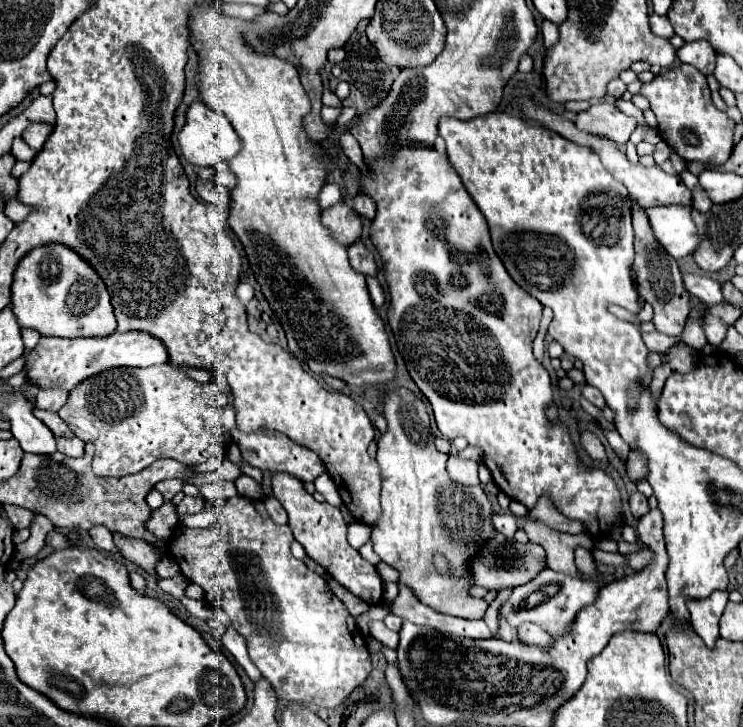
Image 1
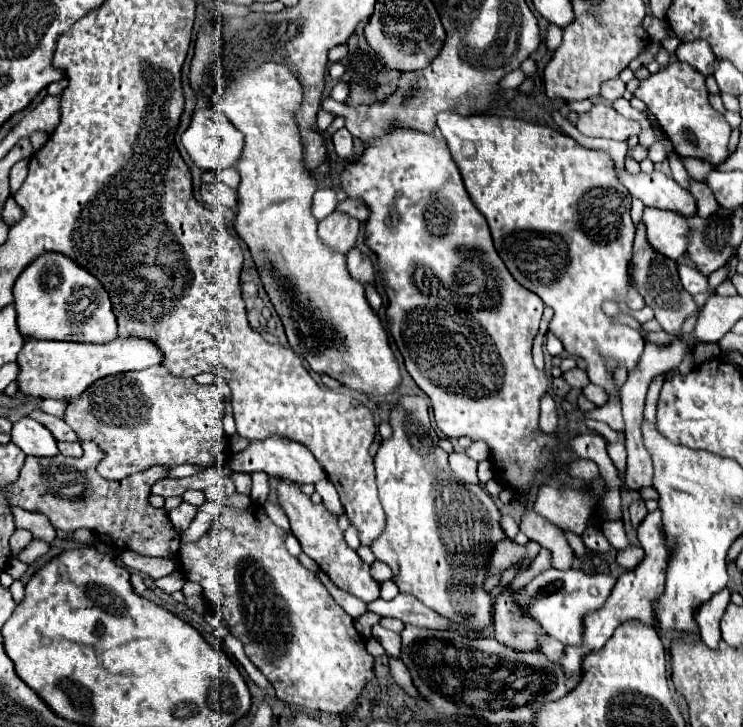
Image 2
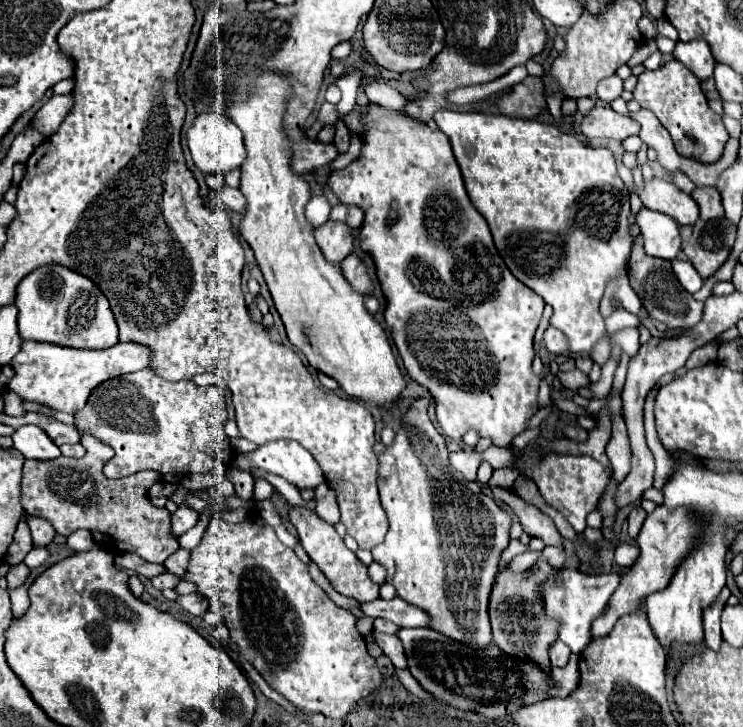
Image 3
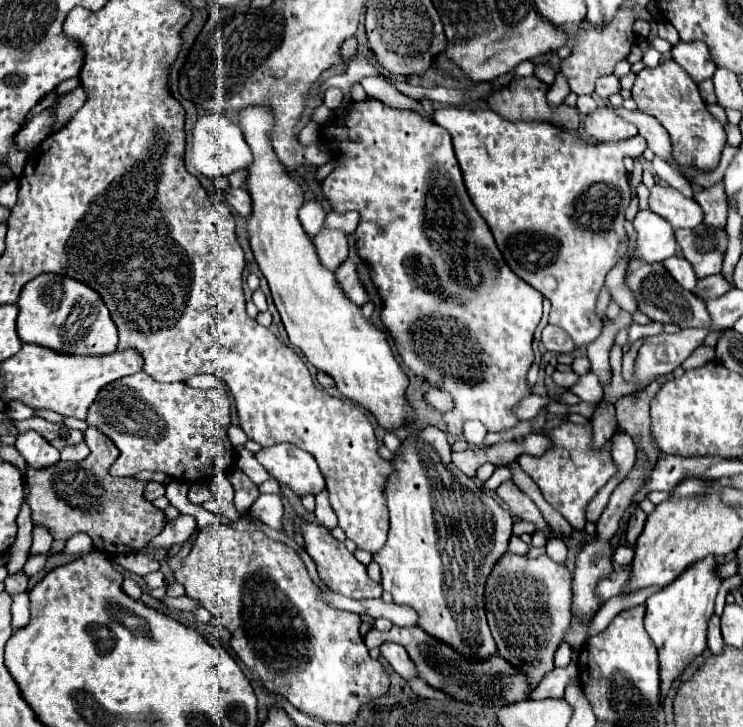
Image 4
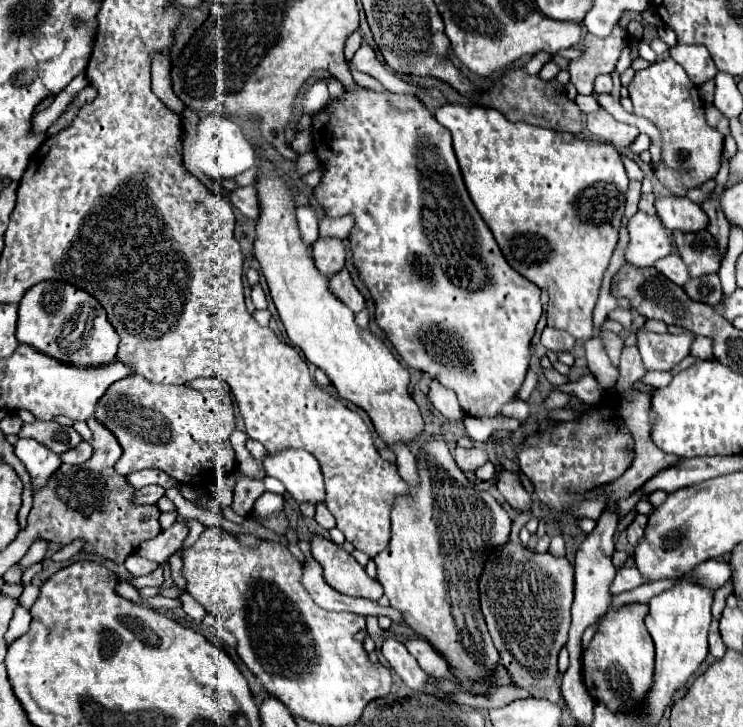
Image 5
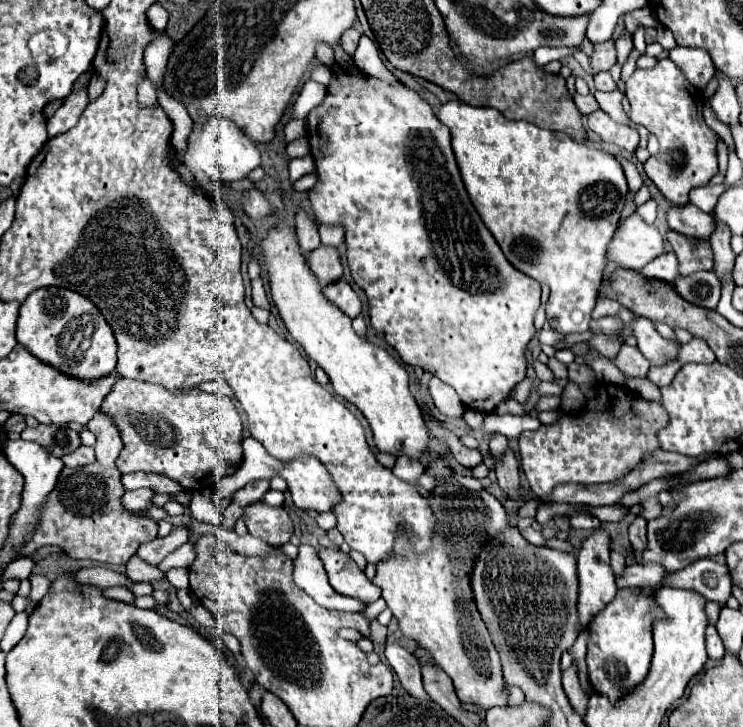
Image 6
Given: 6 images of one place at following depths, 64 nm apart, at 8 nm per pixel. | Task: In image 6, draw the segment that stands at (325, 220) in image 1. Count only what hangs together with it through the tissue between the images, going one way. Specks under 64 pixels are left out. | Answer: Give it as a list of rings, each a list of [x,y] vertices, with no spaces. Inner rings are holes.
[[[320,246],[308,254],[308,266],[312,274],[318,278],[320,286],[334,284],[342,276],[342,264],[336,248]]]

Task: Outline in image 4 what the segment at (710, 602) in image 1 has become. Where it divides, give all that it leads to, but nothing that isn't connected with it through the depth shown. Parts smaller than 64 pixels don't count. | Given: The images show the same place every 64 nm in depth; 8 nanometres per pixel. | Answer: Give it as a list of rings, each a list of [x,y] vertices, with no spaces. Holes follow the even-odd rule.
[[[712,616],[708,626],[708,648],[712,654],[720,654],[724,650],[724,640],[720,634],[720,618]]]

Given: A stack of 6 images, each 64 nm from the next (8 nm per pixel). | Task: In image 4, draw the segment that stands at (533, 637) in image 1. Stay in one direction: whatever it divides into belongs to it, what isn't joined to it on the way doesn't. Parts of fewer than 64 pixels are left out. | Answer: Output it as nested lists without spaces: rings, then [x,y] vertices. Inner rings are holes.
[[[562,642],[560,644],[560,648],[556,650],[556,666],[560,666],[560,668],[566,668],[568,664],[570,664],[570,646],[566,644],[566,642]]]

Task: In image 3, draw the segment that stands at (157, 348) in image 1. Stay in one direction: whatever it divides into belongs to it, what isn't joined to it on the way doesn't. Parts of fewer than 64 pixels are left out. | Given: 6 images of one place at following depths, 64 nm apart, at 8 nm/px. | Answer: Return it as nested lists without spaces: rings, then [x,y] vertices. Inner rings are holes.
[[[22,342],[22,350],[14,360],[8,362],[8,366],[12,366],[16,374],[6,384],[6,388],[16,392],[22,400],[44,404],[66,414],[76,414],[84,408],[98,384],[148,368],[148,348],[138,344],[116,344],[104,352],[92,352],[60,348],[56,344],[44,342]]]

